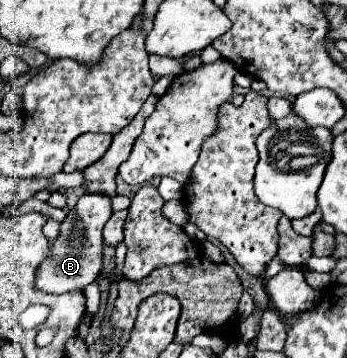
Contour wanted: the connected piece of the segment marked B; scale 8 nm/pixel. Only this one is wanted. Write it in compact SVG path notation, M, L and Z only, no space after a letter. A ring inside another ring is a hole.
M92 193L82 195L78 199L76 207L60 223L60 235L54 241L50 241L48 261L44 261L44 265L40 265L40 269L36 269L36 277L34 277L36 289L40 289L44 293L60 295L60 293L68 293L72 289L84 291L90 283L94 283L100 277L100 271L104 267L102 227L106 225L110 215L112 215L112 207L110 207L108 197L92 195Z

